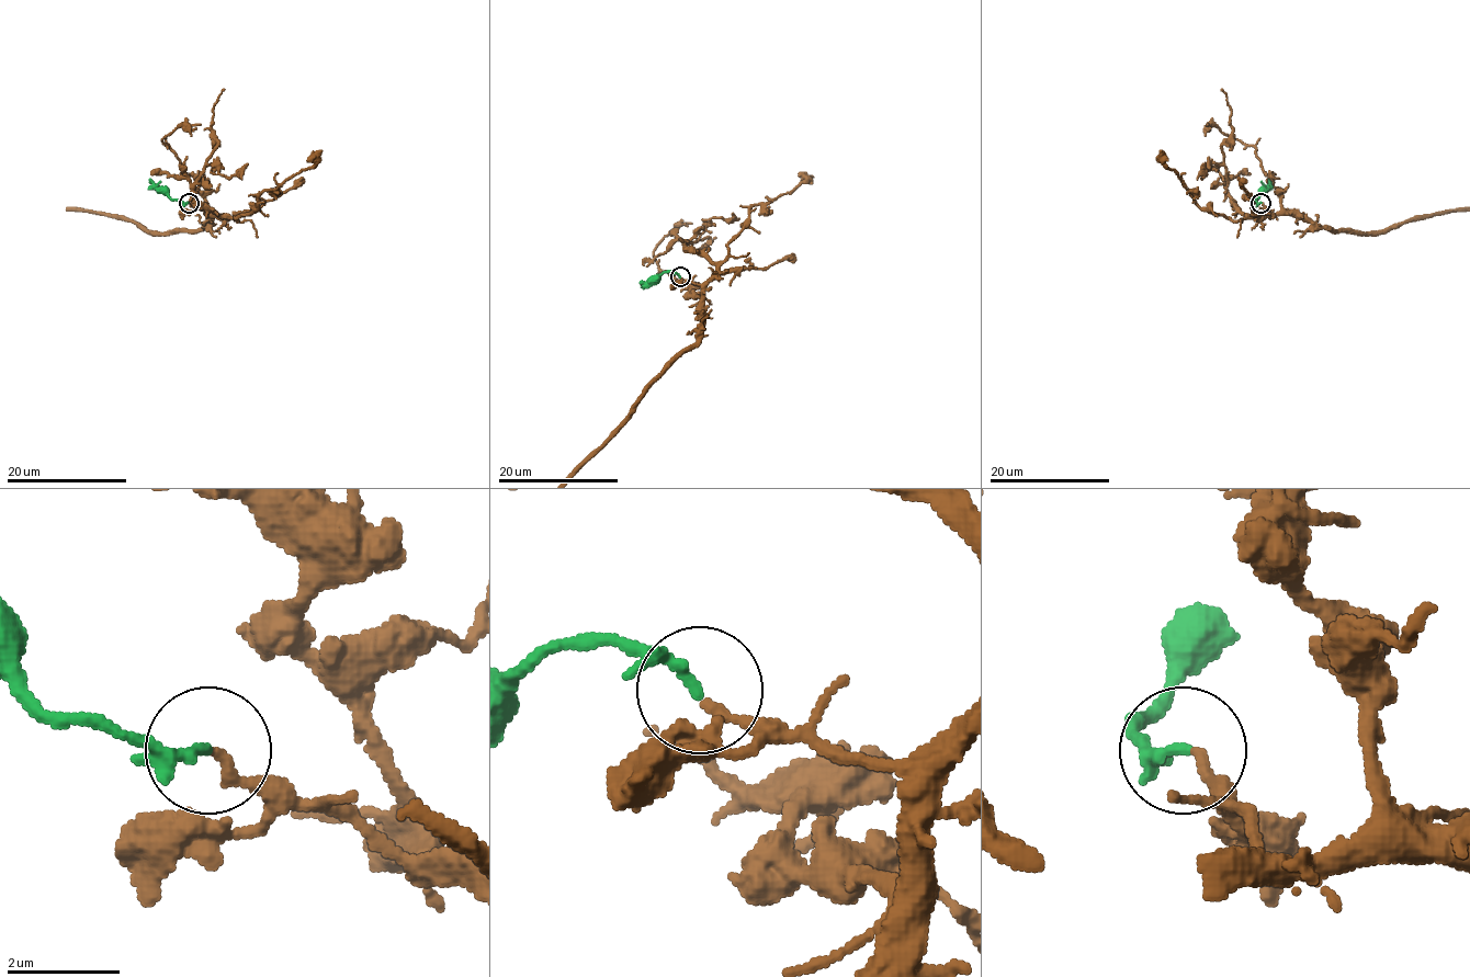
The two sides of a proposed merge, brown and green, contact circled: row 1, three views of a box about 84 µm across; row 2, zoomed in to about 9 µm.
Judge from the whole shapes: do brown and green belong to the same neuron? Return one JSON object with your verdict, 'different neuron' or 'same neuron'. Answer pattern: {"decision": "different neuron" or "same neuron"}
{"decision": "same neuron"}

